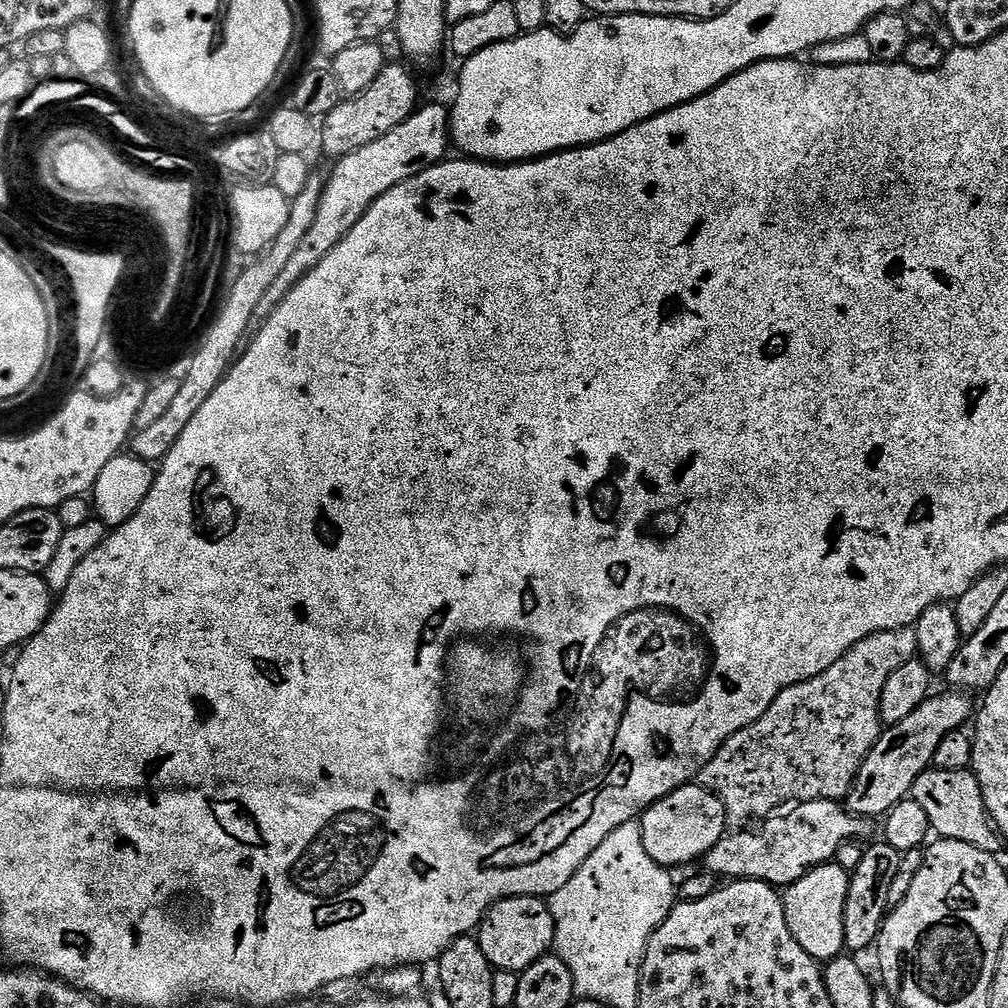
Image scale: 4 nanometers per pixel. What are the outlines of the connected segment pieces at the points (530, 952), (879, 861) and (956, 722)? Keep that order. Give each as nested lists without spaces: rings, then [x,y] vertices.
[[[507,896],[492,906],[484,915],[484,921],[478,929],[478,939],[482,946],[482,954],[492,963],[493,969],[501,968],[517,974],[526,971],[538,958],[549,955],[556,942],[556,923],[547,903],[539,896]]]
[[[877,842],[873,848],[865,850],[864,857],[856,864],[856,869],[851,869],[844,915],[844,946],[849,953],[860,954],[856,952],[864,952],[867,948],[869,951],[880,937],[880,927],[890,911],[890,885],[894,882],[894,874],[898,874],[901,855],[898,850],[894,850],[894,846]]]
[[[947,691],[941,696],[929,695],[914,714],[902,718],[902,722],[887,725],[881,731],[878,742],[862,762],[846,797],[846,807],[853,816],[883,818],[894,806],[898,806],[898,802],[909,799],[914,782],[918,782],[921,774],[930,767],[934,750],[938,750],[942,738],[951,732],[961,731],[964,723],[973,719],[974,704],[972,708],[968,701],[971,699],[963,691]]]

